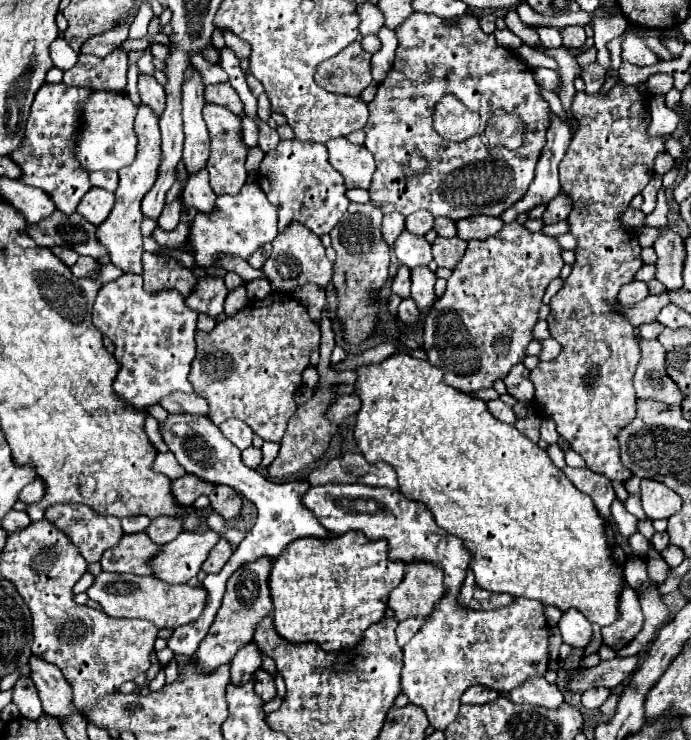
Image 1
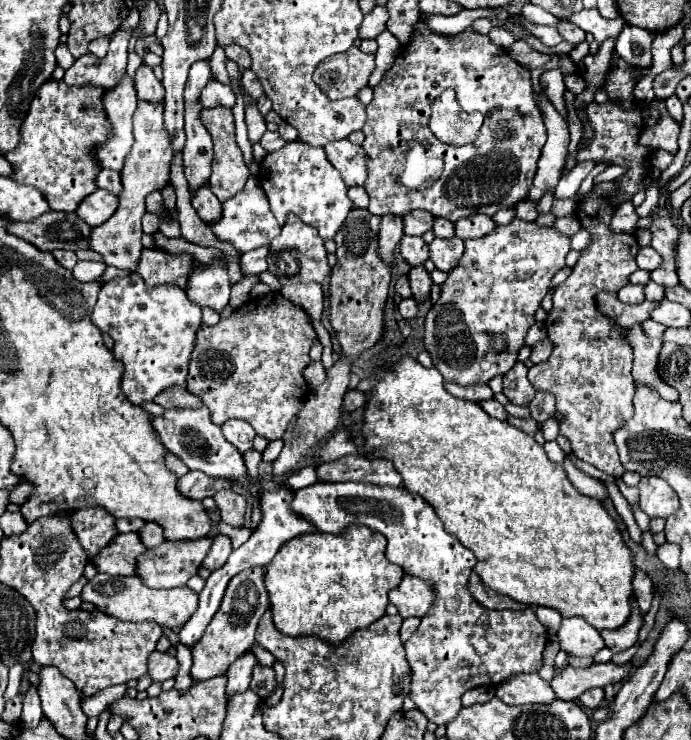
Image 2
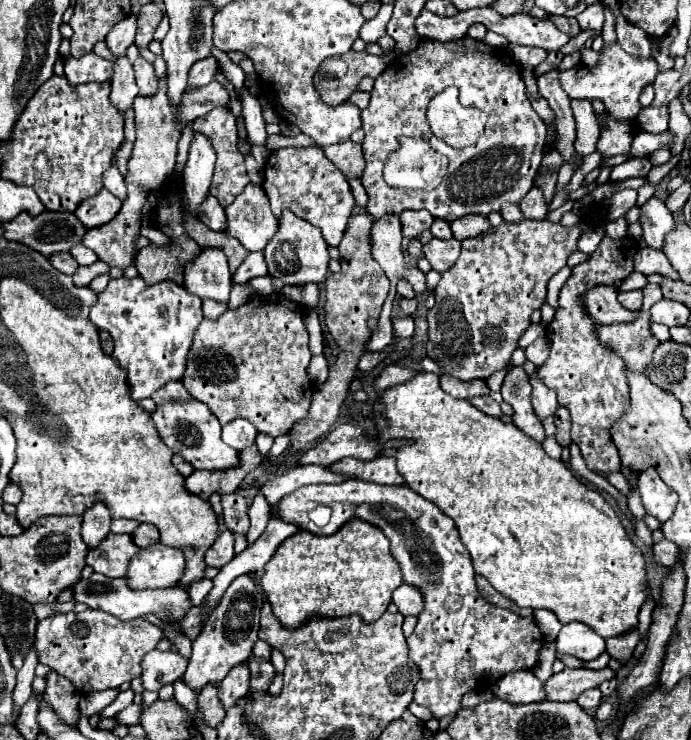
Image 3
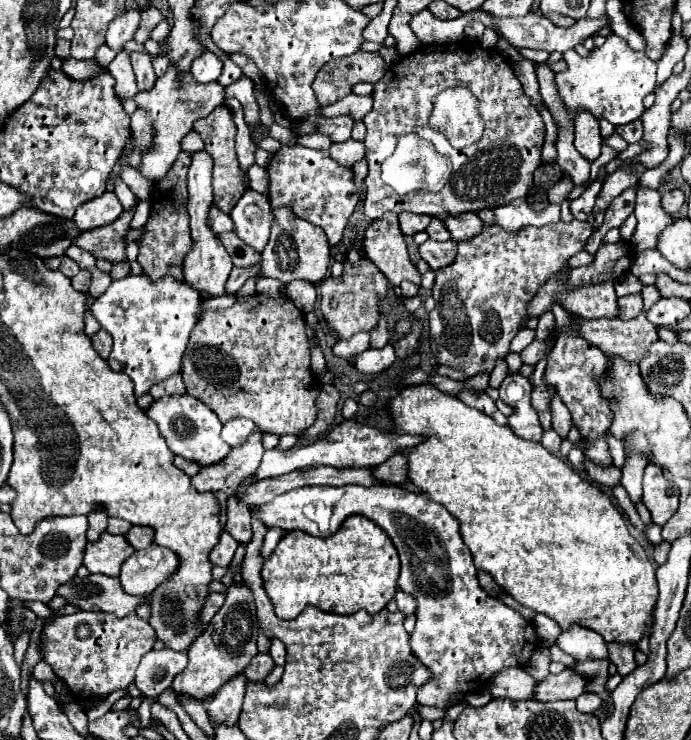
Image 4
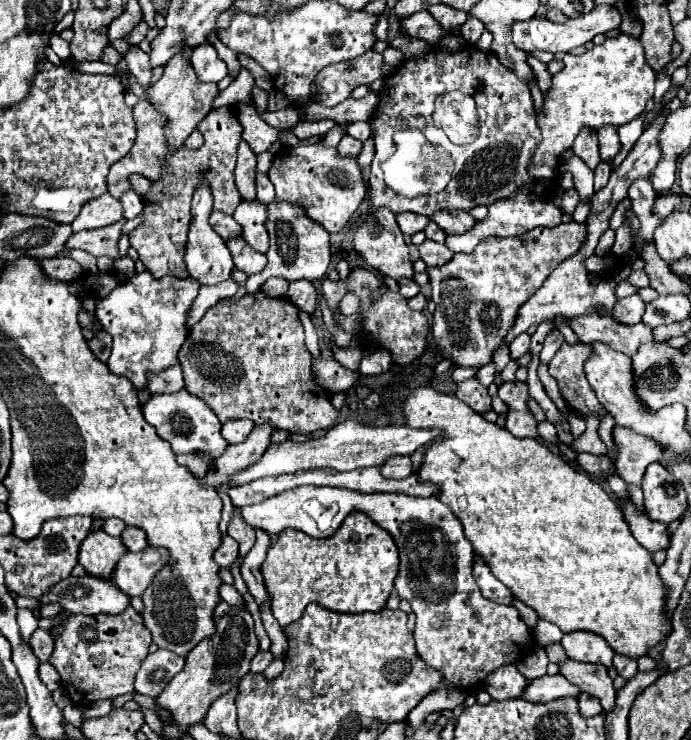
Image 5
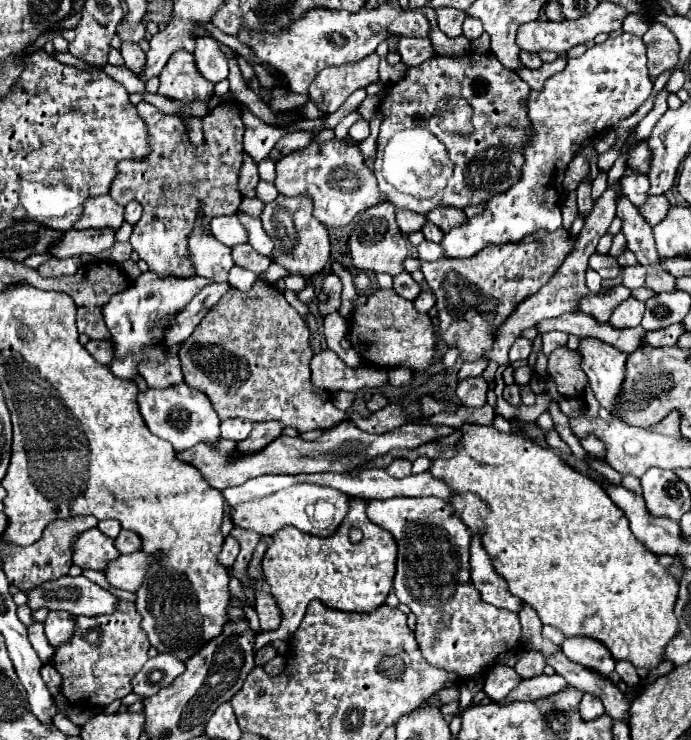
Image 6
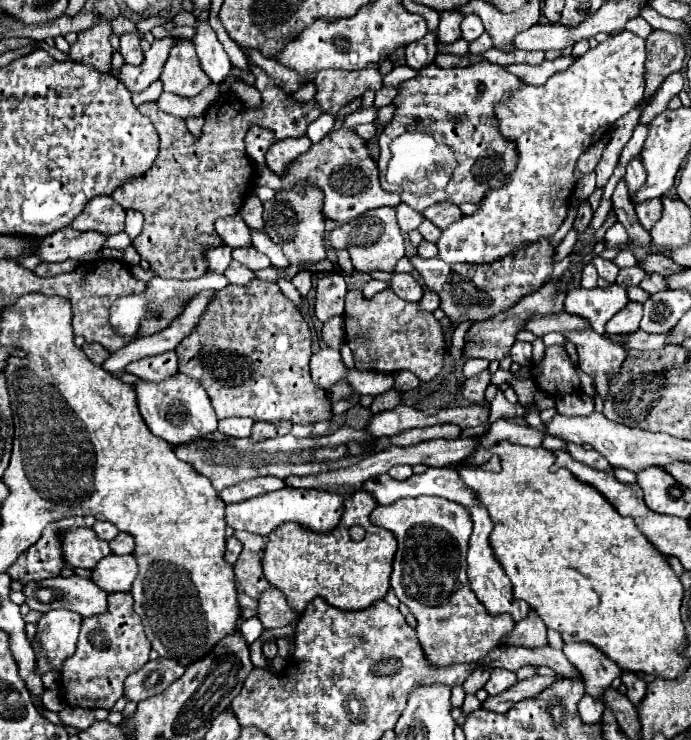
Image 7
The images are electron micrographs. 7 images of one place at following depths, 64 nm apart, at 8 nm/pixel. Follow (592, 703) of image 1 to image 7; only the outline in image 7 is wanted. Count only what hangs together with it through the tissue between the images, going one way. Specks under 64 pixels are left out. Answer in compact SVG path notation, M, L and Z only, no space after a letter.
M584 694L582 700L578 702L578 712L580 712L580 718L584 720L584 724L596 724L602 718L604 704L600 704L600 700Z

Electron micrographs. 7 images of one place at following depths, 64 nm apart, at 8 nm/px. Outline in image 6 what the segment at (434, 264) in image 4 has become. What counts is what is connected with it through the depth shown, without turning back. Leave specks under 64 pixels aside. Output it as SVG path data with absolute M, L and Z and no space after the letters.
M424 240L424 242L418 246L418 258L424 260L424 262L434 262L434 260L444 258L444 252L442 252L440 244L434 244L434 242Z

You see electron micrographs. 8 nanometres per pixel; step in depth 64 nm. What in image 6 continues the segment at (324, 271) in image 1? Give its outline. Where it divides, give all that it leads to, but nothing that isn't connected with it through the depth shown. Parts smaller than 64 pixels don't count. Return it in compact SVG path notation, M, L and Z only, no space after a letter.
M278 196L274 202L264 206L262 212L262 226L266 234L272 238L276 244L274 250L274 262L282 264L290 272L302 272L306 276L318 274L330 260L330 240L328 240L328 230L324 224L312 216L312 200L306 196Z

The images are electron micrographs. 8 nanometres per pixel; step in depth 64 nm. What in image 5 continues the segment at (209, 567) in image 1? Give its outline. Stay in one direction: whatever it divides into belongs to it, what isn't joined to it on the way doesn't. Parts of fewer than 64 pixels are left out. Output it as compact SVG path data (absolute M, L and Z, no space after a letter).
M228 534L222 538L220 548L214 552L214 562L222 568L230 568L234 564L234 560L238 558L238 544L234 538L230 538Z

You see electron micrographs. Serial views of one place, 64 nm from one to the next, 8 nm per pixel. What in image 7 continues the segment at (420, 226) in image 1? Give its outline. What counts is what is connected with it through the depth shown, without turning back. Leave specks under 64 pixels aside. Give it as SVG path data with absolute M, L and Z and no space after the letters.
M400 204L396 208L396 212L398 212L398 226L400 226L402 232L416 230L422 224L422 214L416 212L416 210L412 210L412 208L408 208L406 204Z

